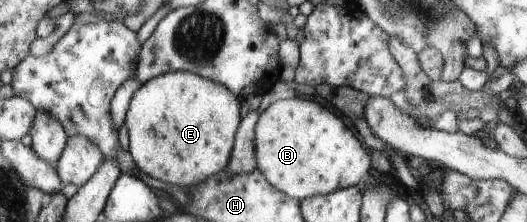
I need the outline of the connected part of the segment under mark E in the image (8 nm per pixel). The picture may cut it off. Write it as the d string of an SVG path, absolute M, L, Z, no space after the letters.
M169 71L142 83L125 119L133 162L148 176L183 189L226 170L240 124L240 98L226 85L187 71Z

